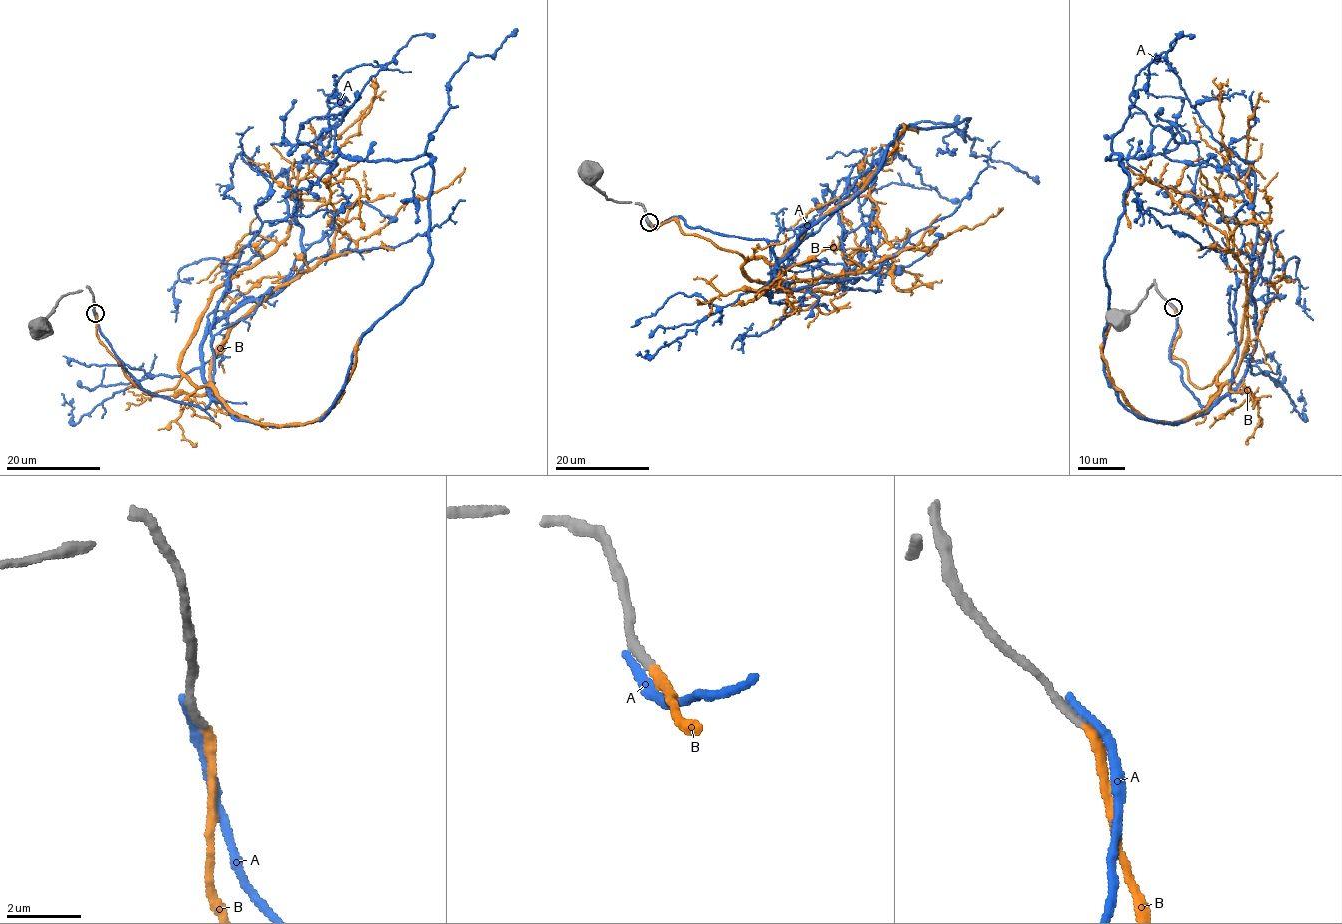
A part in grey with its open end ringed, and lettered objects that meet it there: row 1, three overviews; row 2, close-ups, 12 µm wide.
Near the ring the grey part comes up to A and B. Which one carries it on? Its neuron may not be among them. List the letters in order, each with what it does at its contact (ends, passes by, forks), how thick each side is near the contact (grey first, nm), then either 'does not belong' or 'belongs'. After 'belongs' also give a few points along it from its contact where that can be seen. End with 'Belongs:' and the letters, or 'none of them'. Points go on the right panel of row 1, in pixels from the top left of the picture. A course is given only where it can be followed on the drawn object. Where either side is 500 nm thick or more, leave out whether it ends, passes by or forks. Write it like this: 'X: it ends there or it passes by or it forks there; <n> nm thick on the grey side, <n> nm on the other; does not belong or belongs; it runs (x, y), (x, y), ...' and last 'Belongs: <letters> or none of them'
A: it ends there; 280 nm thick on the grey side, 280 nm on the other; does not belong
B: it ends there; 240 nm thick on the grey side, 260 nm on the other; belongs; it runs (1173, 307), (1189, 379), (1230, 380), (1248, 275), (1226, 236), (1145, 177), (1130, 228)
Belongs: B

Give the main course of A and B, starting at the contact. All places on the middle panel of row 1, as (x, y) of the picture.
A: (647, 220), (779, 262), (900, 125), (968, 119), (966, 141), (909, 124), (865, 172), (880, 147), (958, 199)
B: (648, 221), (764, 258), (778, 281), (856, 274), (906, 248), (885, 239), (865, 182), (902, 150)

